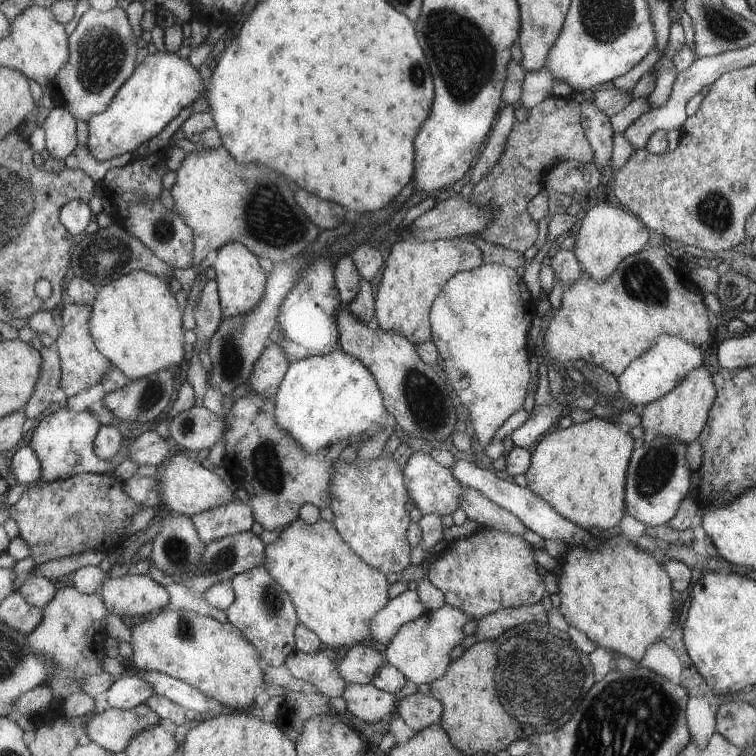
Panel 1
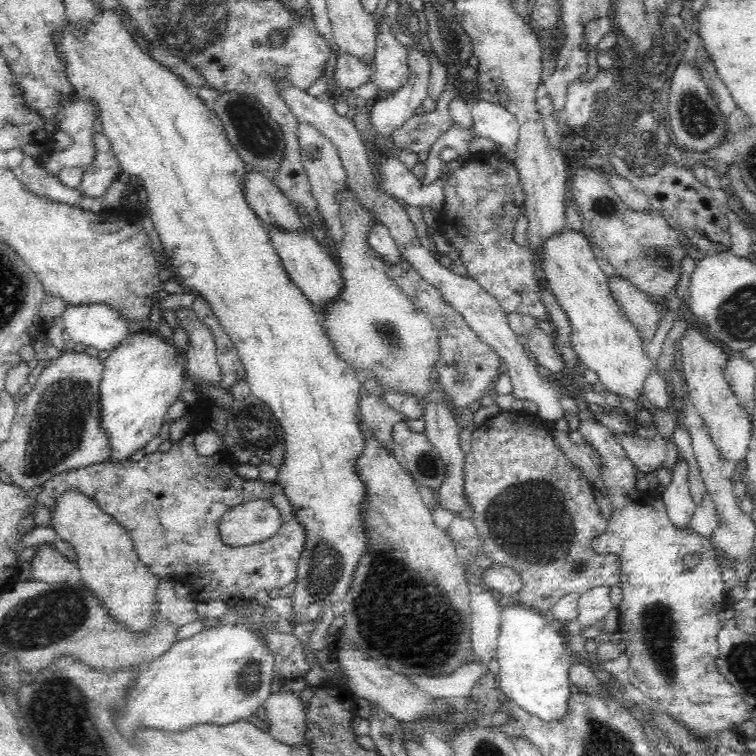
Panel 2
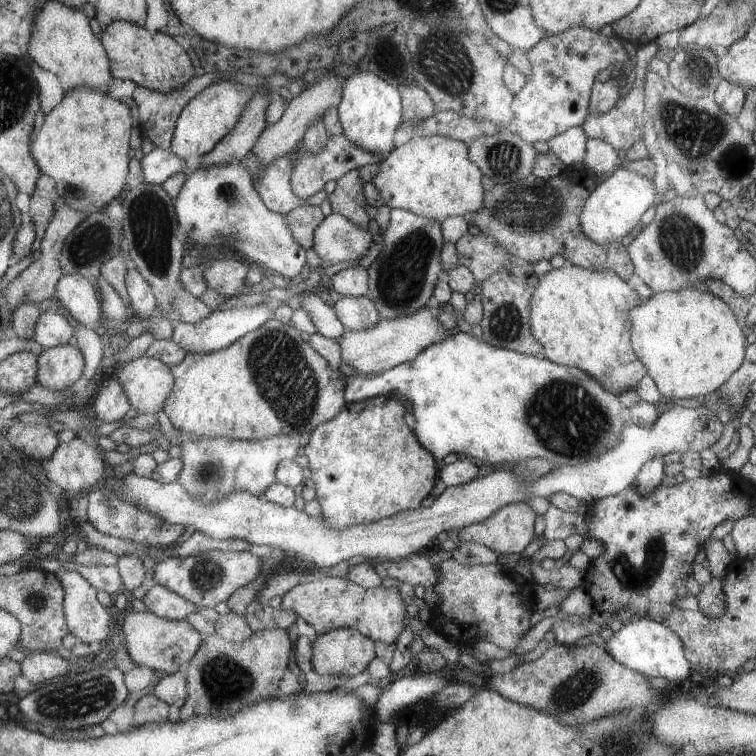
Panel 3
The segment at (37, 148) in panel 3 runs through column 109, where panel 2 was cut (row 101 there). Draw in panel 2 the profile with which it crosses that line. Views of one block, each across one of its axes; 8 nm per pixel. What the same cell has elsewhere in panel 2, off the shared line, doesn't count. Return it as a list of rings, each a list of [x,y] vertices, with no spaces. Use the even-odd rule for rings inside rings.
[[[113,11],[99,13],[94,16],[92,26],[88,28],[88,32],[84,32],[80,38],[74,38],[71,34],[69,25],[63,28],[61,33],[53,36],[55,50],[58,51],[60,63],[66,68],[66,73],[70,83],[73,84],[78,96],[92,98],[97,101],[98,115],[103,127],[103,134],[110,139],[112,150],[116,157],[121,172],[130,174],[134,179],[140,176],[138,184],[144,184],[144,190],[148,193],[149,214],[152,217],[155,229],[159,234],[162,246],[168,259],[171,272],[181,284],[196,288],[199,294],[206,299],[208,306],[214,311],[218,317],[219,323],[222,325],[224,332],[230,337],[230,340],[236,348],[237,357],[239,358],[242,368],[245,370],[245,380],[251,390],[252,395],[259,398],[272,414],[278,419],[280,428],[283,432],[284,454],[282,462],[277,468],[277,483],[283,488],[286,498],[294,508],[294,513],[298,517],[298,521],[304,525],[305,529],[305,548],[302,550],[300,559],[298,560],[297,576],[295,578],[296,586],[291,595],[293,598],[292,607],[295,614],[304,621],[304,627],[310,625],[319,614],[334,607],[338,602],[342,602],[346,596],[347,589],[350,588],[354,577],[355,569],[358,569],[359,562],[363,560],[363,554],[366,552],[368,539],[363,534],[363,518],[361,518],[362,504],[365,500],[365,488],[363,488],[362,479],[358,476],[358,471],[354,470],[355,460],[362,456],[363,452],[363,436],[358,430],[358,420],[360,420],[359,406],[360,396],[362,396],[362,385],[357,379],[355,371],[345,364],[345,361],[334,350],[333,342],[329,340],[328,335],[321,327],[320,321],[317,319],[316,308],[304,296],[304,293],[290,280],[288,273],[283,267],[281,258],[274,250],[273,244],[270,242],[269,233],[263,228],[256,214],[250,209],[249,202],[246,202],[244,195],[244,176],[248,174],[251,167],[246,161],[242,160],[232,146],[228,146],[228,138],[224,138],[223,128],[214,126],[208,121],[209,111],[205,108],[201,98],[197,97],[191,87],[182,81],[182,78],[174,74],[173,70],[162,69],[158,62],[152,62],[152,57],[144,56],[142,51],[132,41],[130,33],[122,27],[120,19]]]

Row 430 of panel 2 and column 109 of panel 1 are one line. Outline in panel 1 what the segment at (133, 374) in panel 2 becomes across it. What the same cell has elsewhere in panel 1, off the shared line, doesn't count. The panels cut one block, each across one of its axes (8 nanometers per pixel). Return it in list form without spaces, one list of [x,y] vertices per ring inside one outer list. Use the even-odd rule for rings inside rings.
[[[169,51],[144,53],[138,68],[122,84],[113,100],[103,112],[89,117],[86,147],[98,161],[131,153],[145,140],[161,132],[167,122],[171,122],[181,108],[189,106],[197,99],[199,86],[204,88],[197,69],[188,61]]]

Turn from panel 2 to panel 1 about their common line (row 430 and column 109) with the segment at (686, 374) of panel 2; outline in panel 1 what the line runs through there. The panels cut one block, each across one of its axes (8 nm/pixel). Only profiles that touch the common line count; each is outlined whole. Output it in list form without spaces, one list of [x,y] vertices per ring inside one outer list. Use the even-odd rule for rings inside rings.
[[[145,703],[130,709],[107,708],[97,714],[92,713],[83,721],[85,733],[90,741],[116,754],[121,753],[130,740],[156,724],[158,715]]]

